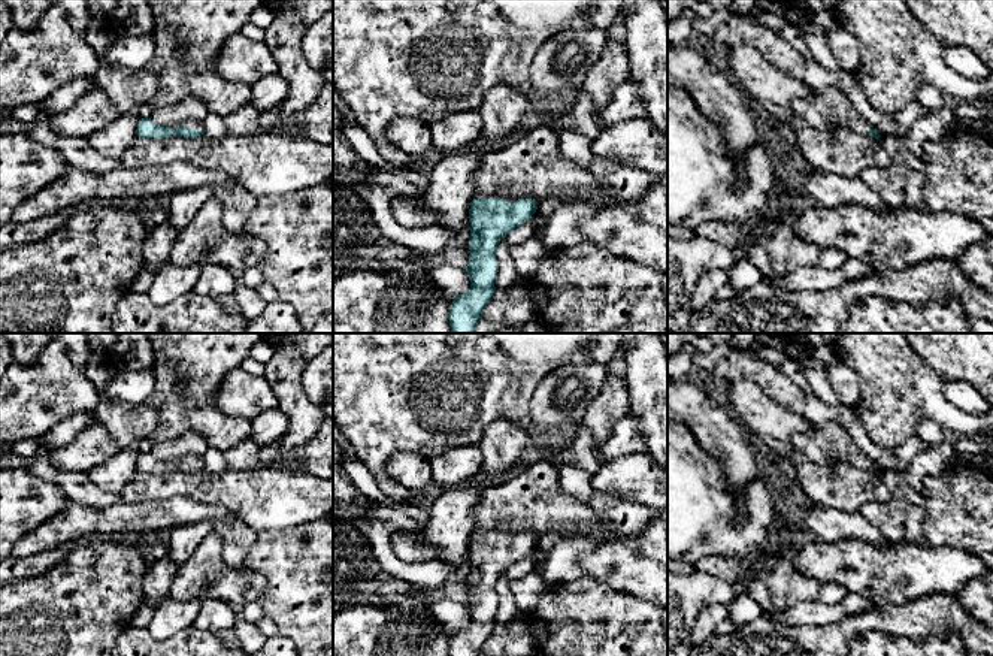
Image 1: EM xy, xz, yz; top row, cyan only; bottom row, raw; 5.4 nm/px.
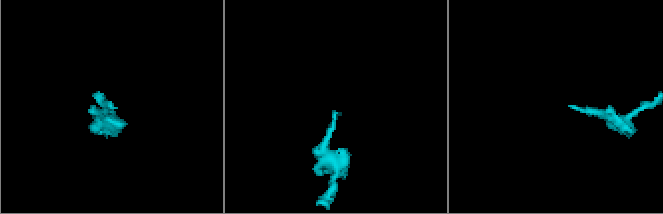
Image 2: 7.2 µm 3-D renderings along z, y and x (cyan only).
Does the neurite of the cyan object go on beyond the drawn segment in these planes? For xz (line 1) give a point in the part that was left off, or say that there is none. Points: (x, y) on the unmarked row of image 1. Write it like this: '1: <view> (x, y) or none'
1: none

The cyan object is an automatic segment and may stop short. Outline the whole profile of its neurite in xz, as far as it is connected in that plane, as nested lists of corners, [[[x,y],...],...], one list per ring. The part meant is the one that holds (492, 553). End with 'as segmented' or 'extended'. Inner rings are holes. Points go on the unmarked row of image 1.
[[[476,532],[470,536],[469,608],[470,623],[455,632],[449,656],[478,656],[496,625],[496,584],[515,562],[532,553],[538,541],[532,533],[514,536],[499,532]]]; as segmented

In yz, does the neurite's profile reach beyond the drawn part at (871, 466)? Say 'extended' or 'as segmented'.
extended

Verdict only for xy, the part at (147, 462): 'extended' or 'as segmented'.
extended

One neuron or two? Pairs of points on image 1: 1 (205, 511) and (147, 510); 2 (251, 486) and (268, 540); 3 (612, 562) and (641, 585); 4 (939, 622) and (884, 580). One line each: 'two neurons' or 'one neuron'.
1: one neuron
2: two neurons
3: one neuron
4: two neurons

